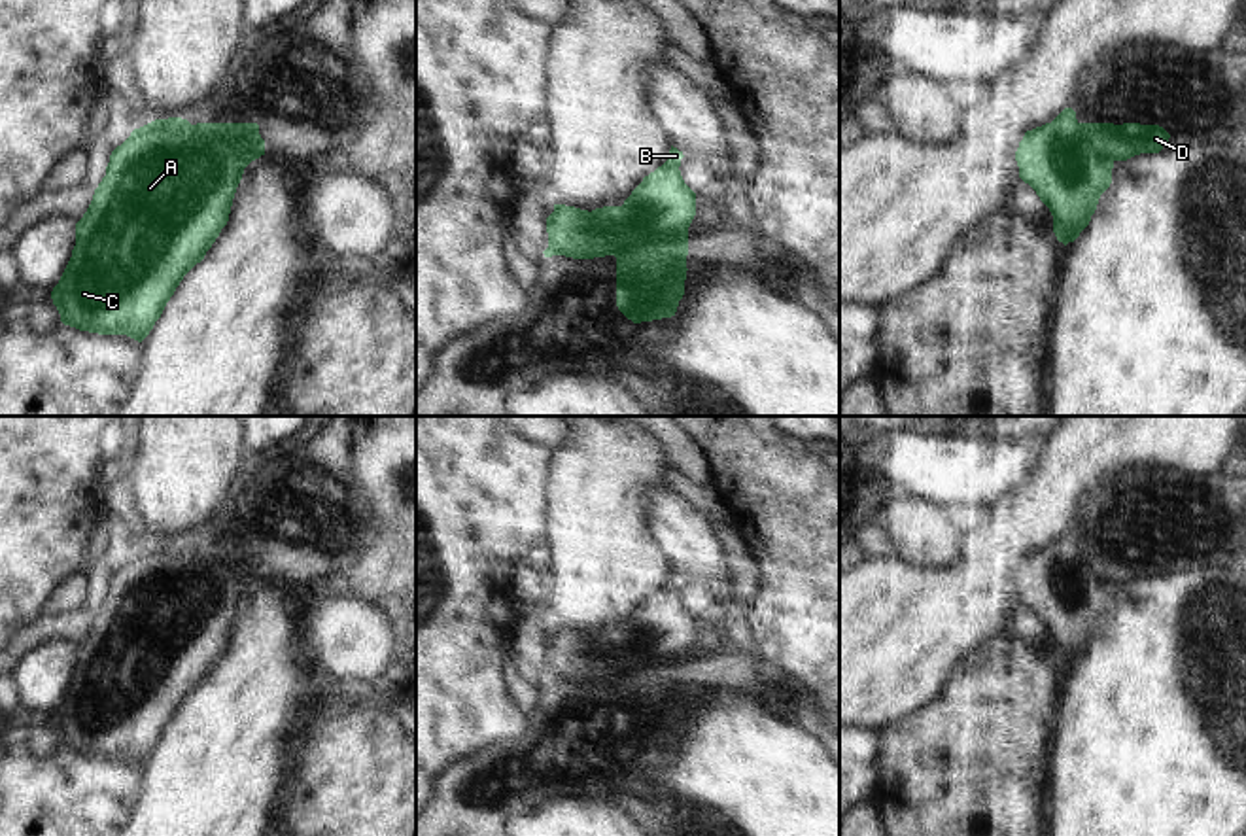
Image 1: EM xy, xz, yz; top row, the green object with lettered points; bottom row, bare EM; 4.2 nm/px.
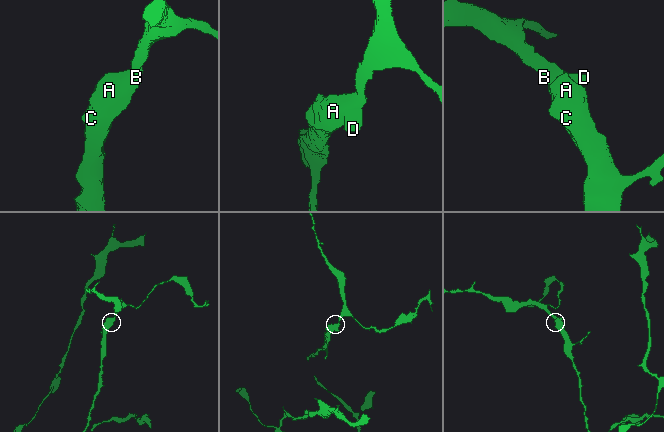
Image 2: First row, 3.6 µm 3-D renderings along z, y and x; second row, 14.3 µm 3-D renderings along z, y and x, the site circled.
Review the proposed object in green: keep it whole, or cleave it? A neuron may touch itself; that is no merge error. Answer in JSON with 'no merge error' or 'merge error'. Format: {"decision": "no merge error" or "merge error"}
{"decision": "no merge error"}

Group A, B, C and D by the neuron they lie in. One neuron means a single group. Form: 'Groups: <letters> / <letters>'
Groups: A B C D

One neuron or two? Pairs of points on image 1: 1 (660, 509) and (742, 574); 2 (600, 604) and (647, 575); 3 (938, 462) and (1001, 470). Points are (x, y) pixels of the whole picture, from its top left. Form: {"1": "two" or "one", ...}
{"1": "two", "2": "one", "3": "one"}

